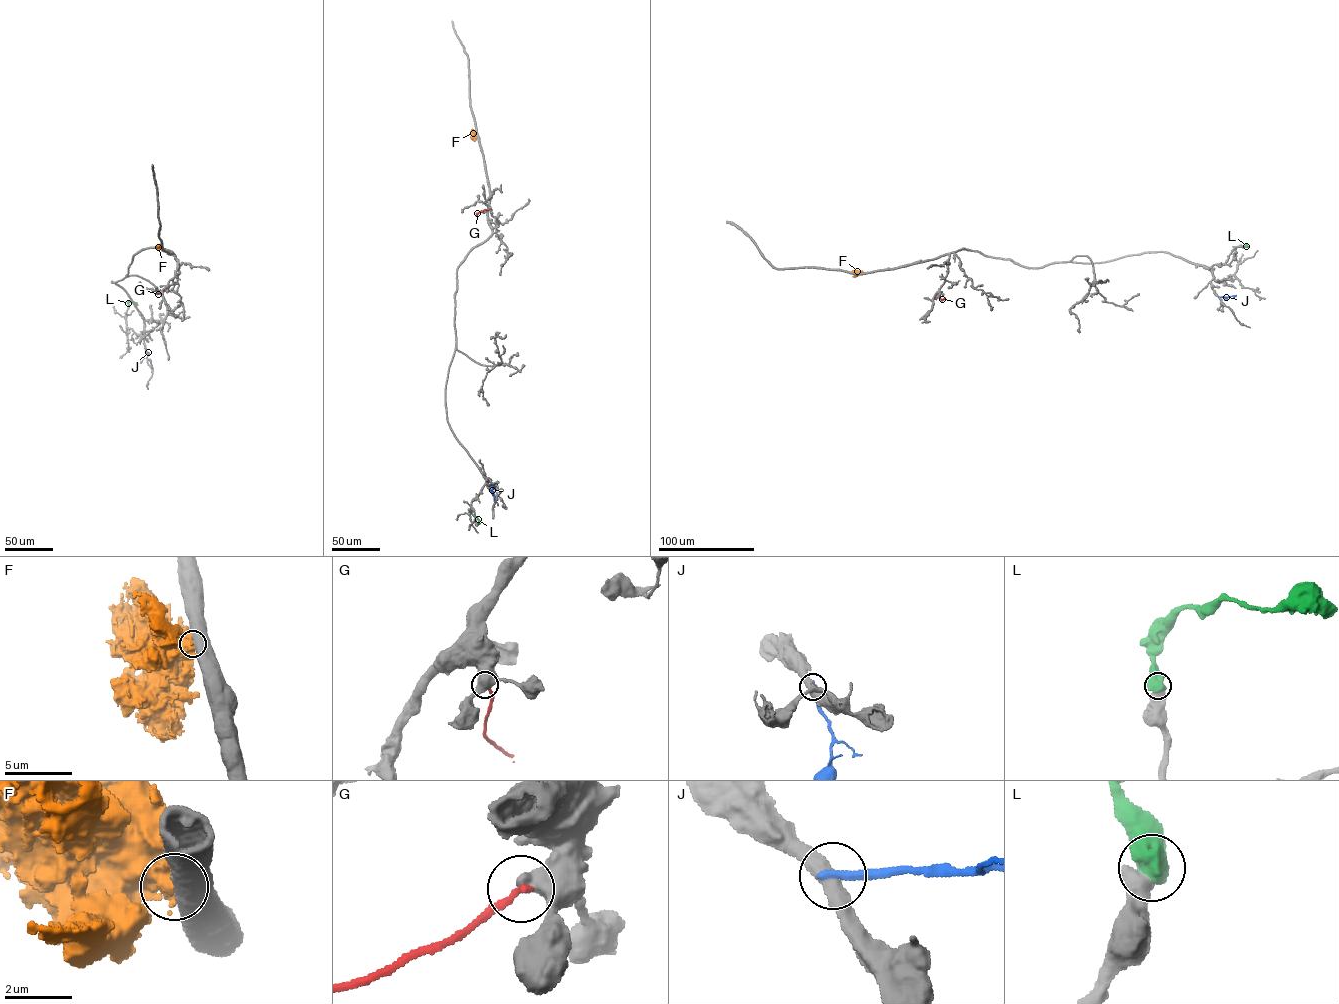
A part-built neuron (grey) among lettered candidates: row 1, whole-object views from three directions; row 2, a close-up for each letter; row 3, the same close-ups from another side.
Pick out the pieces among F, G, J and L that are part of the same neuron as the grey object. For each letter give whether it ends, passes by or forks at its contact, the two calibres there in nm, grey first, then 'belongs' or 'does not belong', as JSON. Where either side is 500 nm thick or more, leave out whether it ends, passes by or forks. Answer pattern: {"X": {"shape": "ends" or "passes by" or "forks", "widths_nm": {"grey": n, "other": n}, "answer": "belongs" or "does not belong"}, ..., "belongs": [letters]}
{"F": {"widths_nm": {"grey": 750, "other": 650}, "answer": "does not belong"}, "G": {"widths_nm": {"grey": 550, "other": 240}, "answer": "does not belong"}, "J": {"shape": "ends", "widths_nm": {"grey": 440, "other": 260}, "answer": "does not belong"}, "L": {"widths_nm": {"grey": 650, "other": 950}, "answer": "belongs"}, "belongs": ["L"]}

